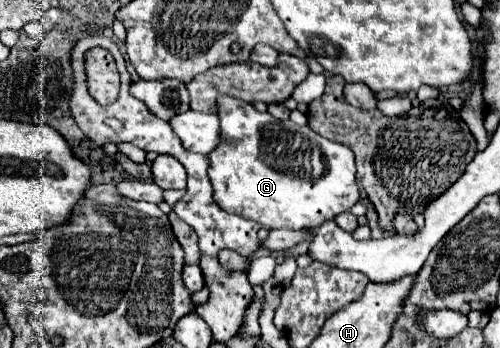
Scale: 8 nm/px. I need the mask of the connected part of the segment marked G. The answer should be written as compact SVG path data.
M228 96L218 100L218 116L222 124L222 144L210 154L212 166L208 176L214 186L214 200L226 212L260 222L266 230L316 230L320 224L348 212L360 200L354 154L344 144L316 134L310 126L296 126L294 122L276 120L268 112L258 112L252 104L242 104L242 100Z

